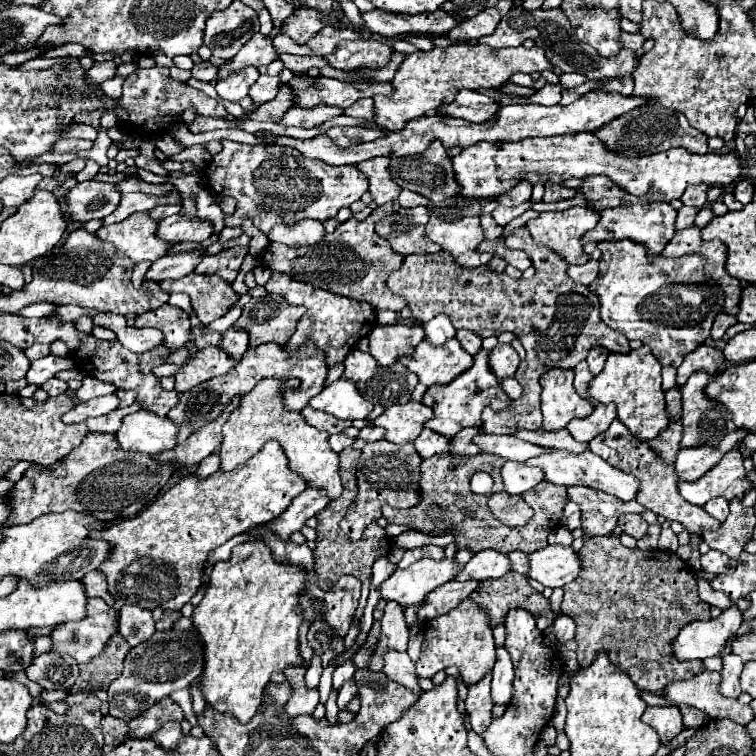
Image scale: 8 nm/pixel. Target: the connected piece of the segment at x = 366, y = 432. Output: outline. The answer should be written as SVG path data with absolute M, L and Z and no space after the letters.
M364 426L358 434L358 438L362 438L364 442L374 442L374 440L382 440L384 438L384 428L378 426Z

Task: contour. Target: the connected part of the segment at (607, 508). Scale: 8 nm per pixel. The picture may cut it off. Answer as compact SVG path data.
M572 486L568 488L568 500L576 502L582 510L582 532L584 538L592 536L608 536L612 534L618 518L622 512L638 512L642 514L644 508L636 500L616 500L606 492L594 492L594 488Z

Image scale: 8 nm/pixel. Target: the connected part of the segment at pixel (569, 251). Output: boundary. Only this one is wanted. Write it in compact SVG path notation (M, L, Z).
M574 206L564 212L542 212L538 218L528 220L526 228L536 244L552 248L552 252L564 256L568 264L586 264L588 256L580 246L580 238L592 230L598 220L598 212Z

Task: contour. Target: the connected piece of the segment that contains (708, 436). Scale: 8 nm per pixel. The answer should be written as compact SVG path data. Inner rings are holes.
M694 372L688 382L680 388L682 392L682 424L690 424L682 436L682 442L680 446L682 448L696 448L696 446L716 446L720 444L720 440L728 434L728 432L734 432L736 426L732 422L732 414L724 408L724 406L718 406L716 402L708 400L704 396L704 388L708 384L708 380L712 380L712 374L706 374L706 372Z

